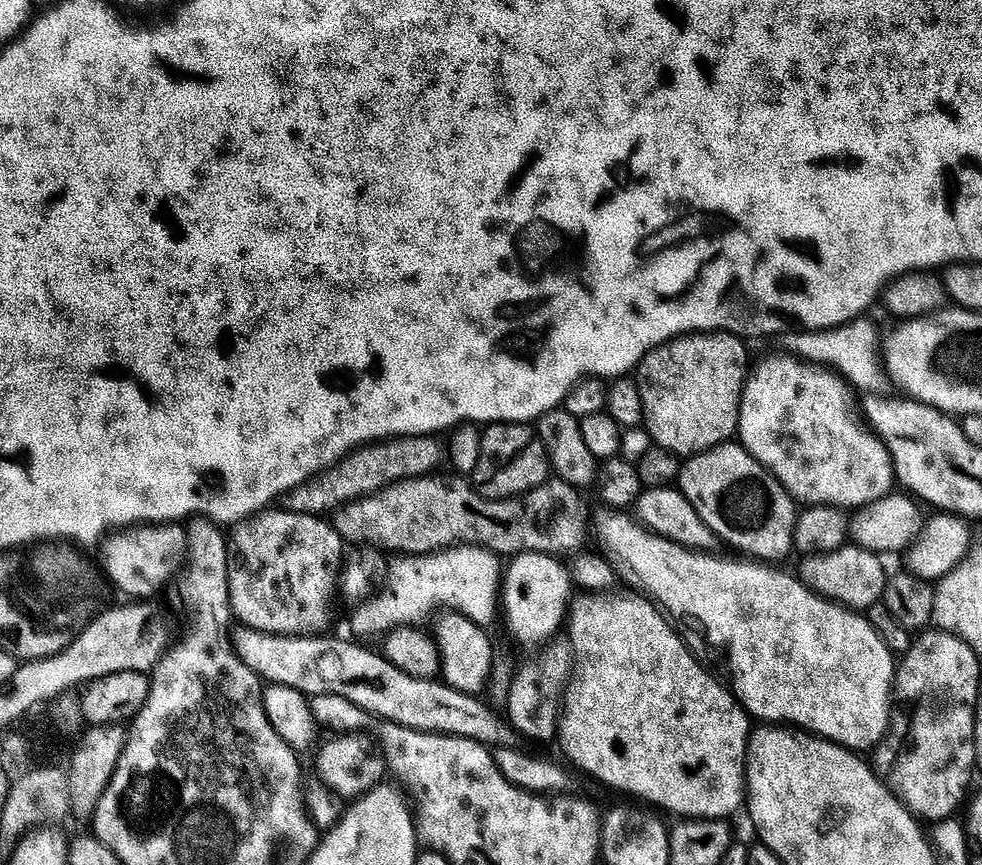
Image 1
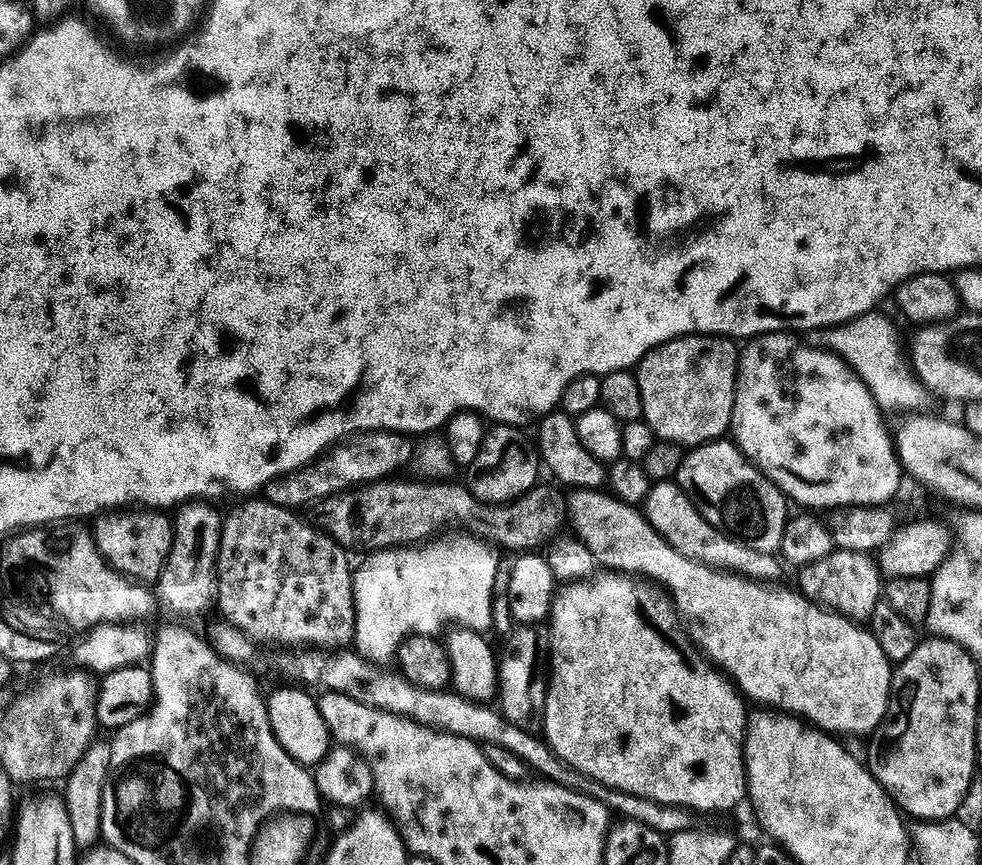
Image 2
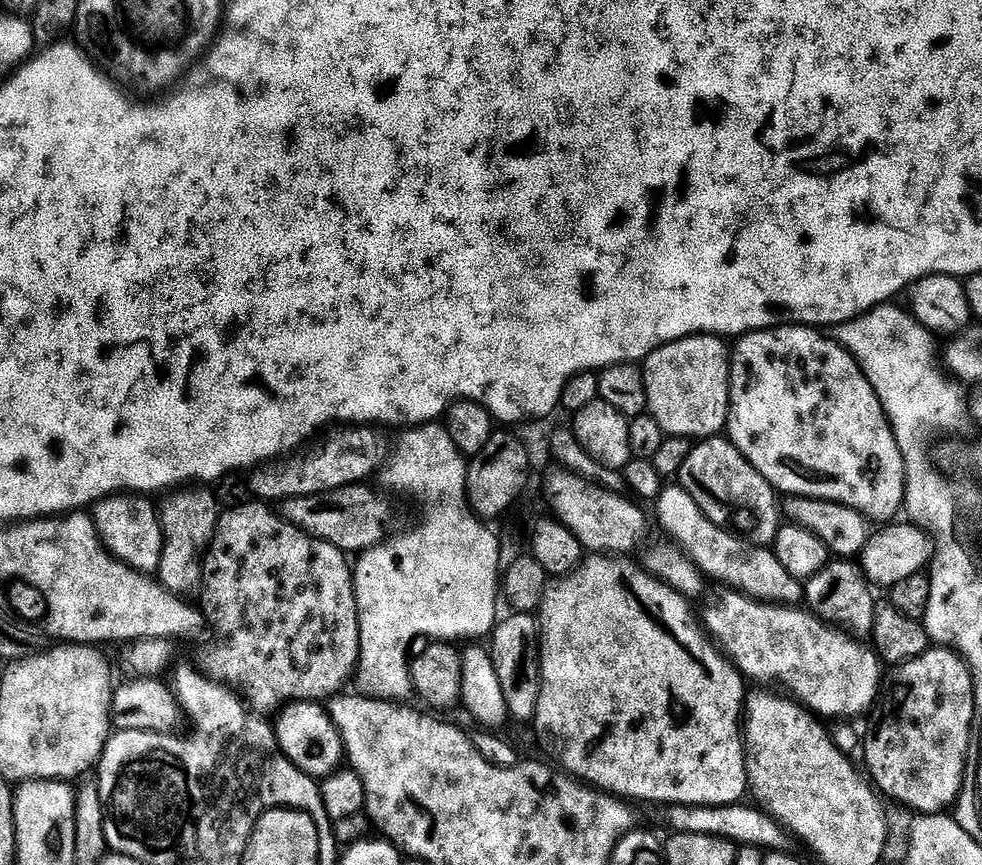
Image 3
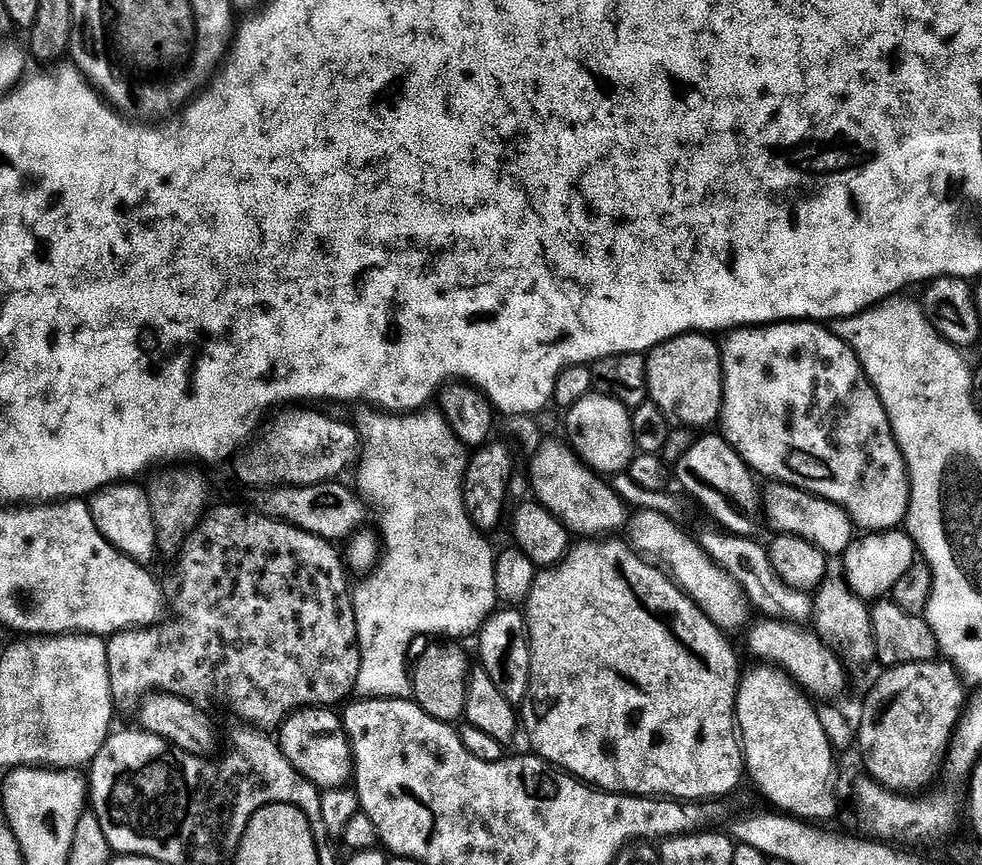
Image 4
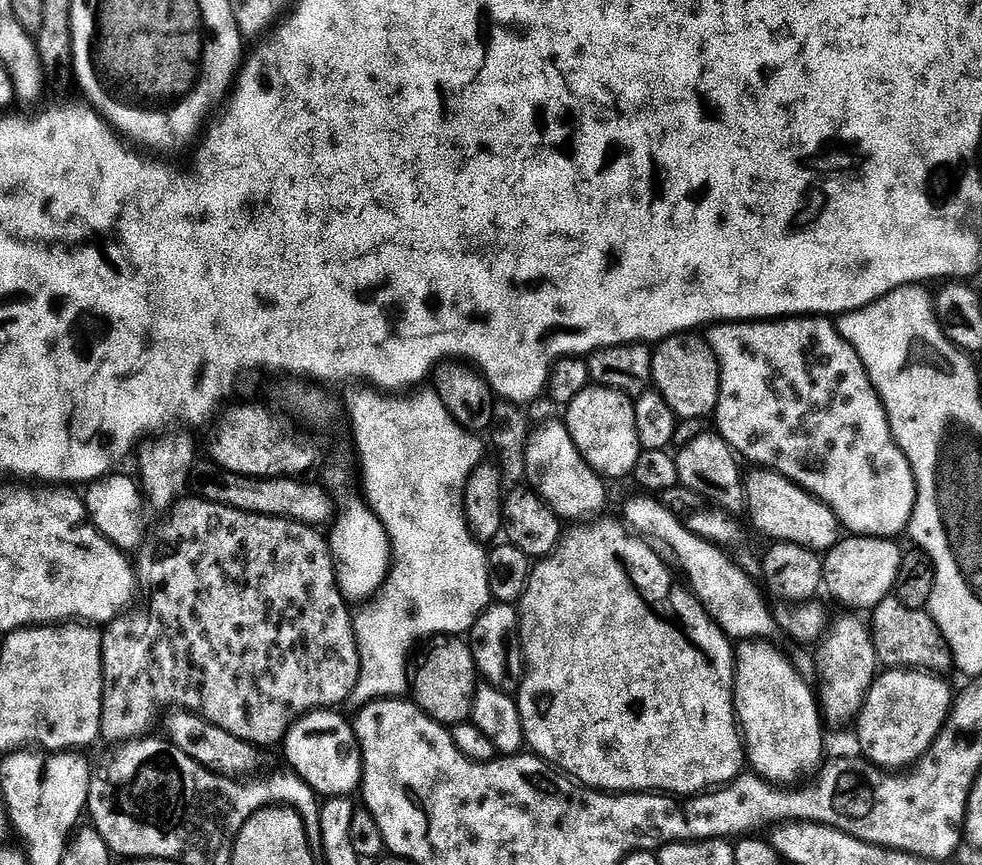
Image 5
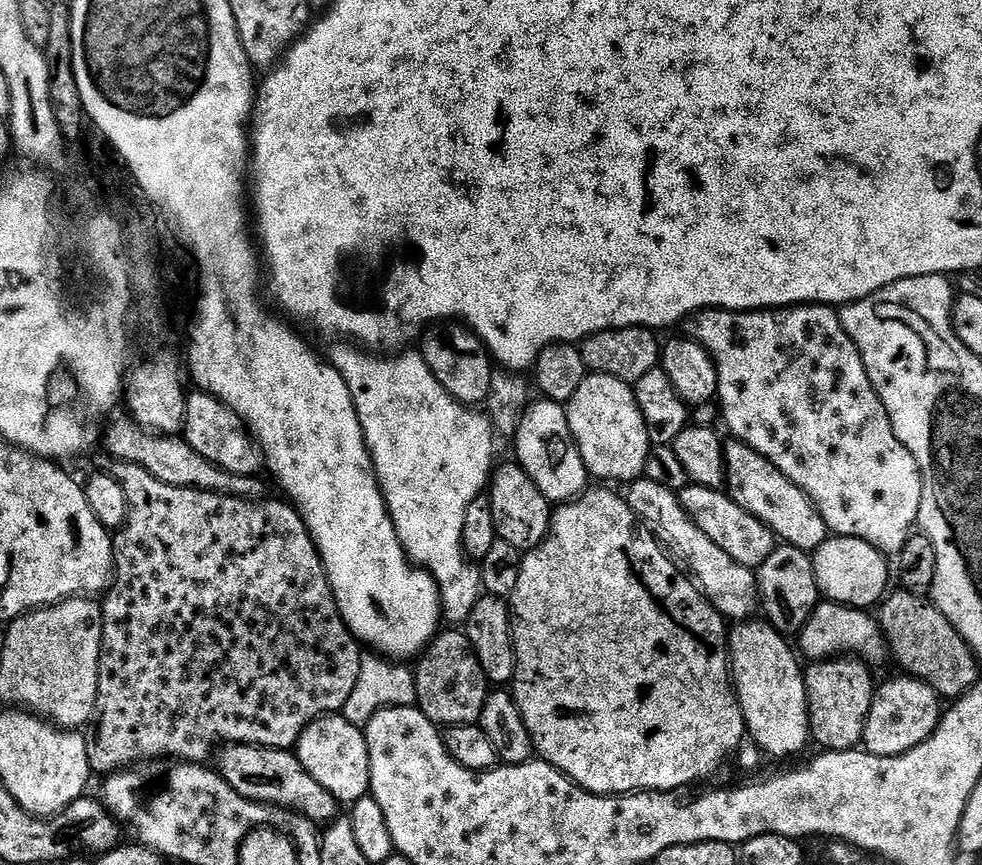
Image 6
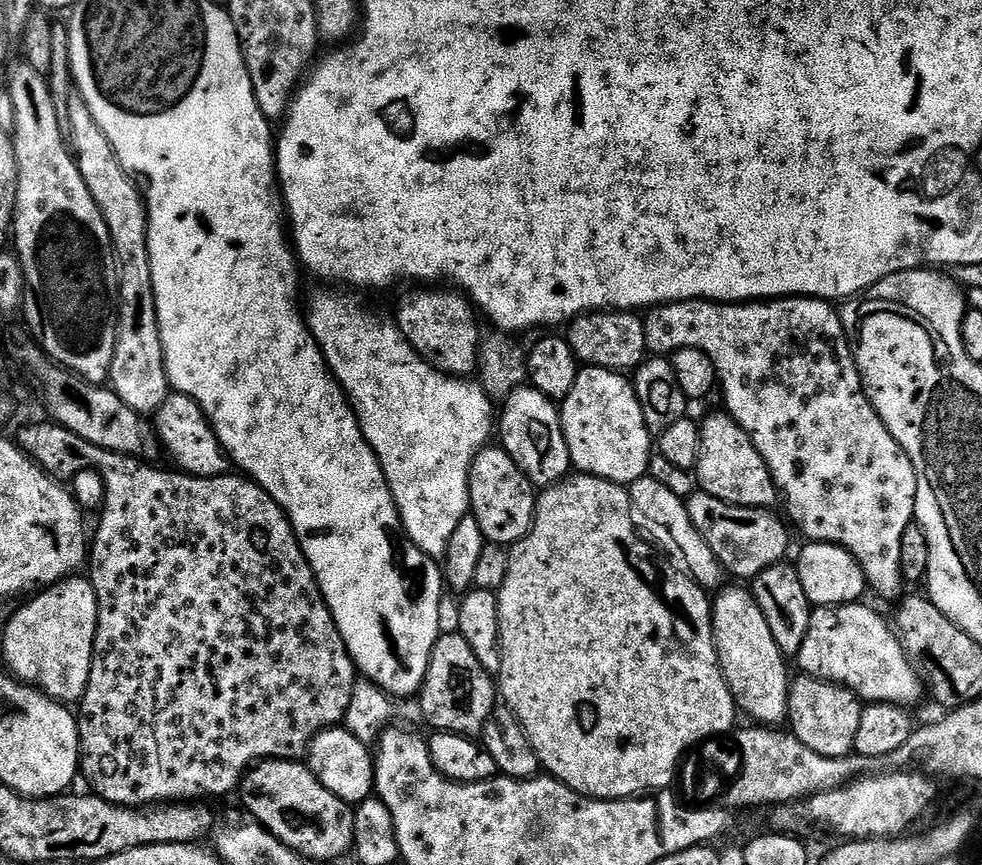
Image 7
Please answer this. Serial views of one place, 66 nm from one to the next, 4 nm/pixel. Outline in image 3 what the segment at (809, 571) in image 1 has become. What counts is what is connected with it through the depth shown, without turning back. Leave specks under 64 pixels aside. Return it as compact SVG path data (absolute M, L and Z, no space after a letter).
M844 558L833 559L825 568L818 570L818 574L803 585L803 589L807 607L825 624L843 630L853 638L871 637L878 600L872 597L873 589L855 563Z

